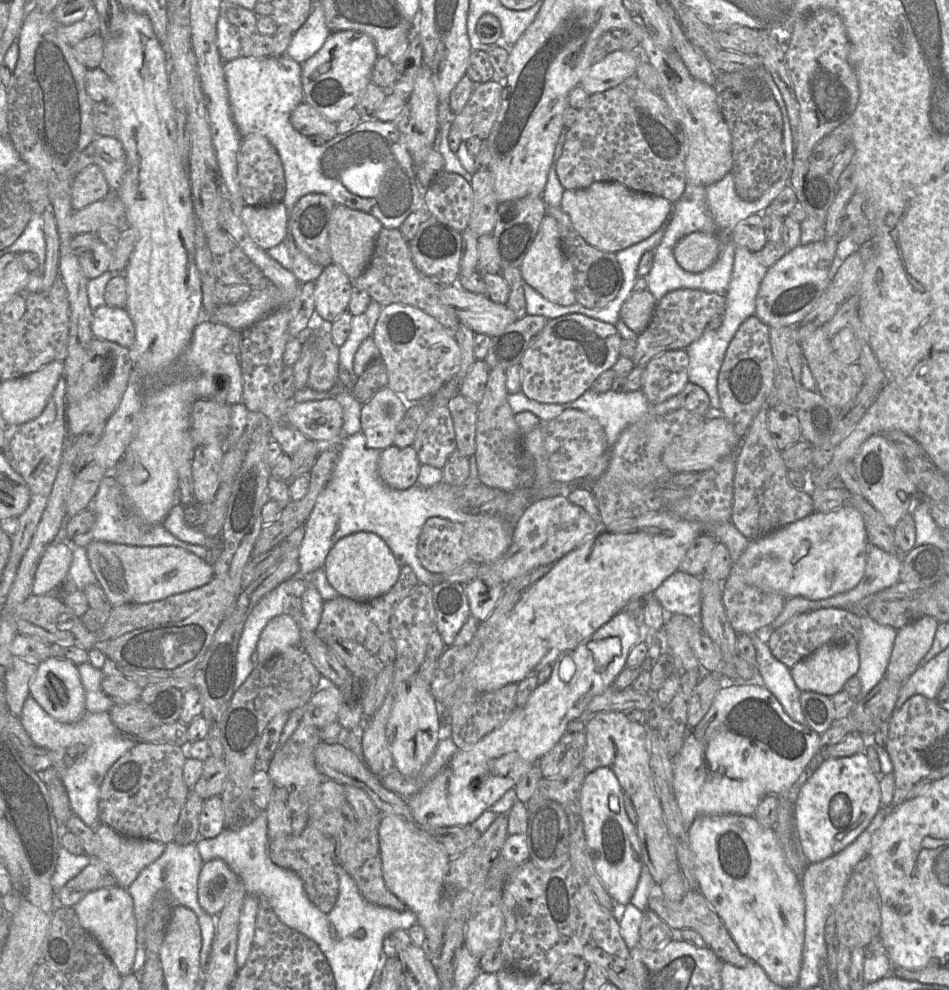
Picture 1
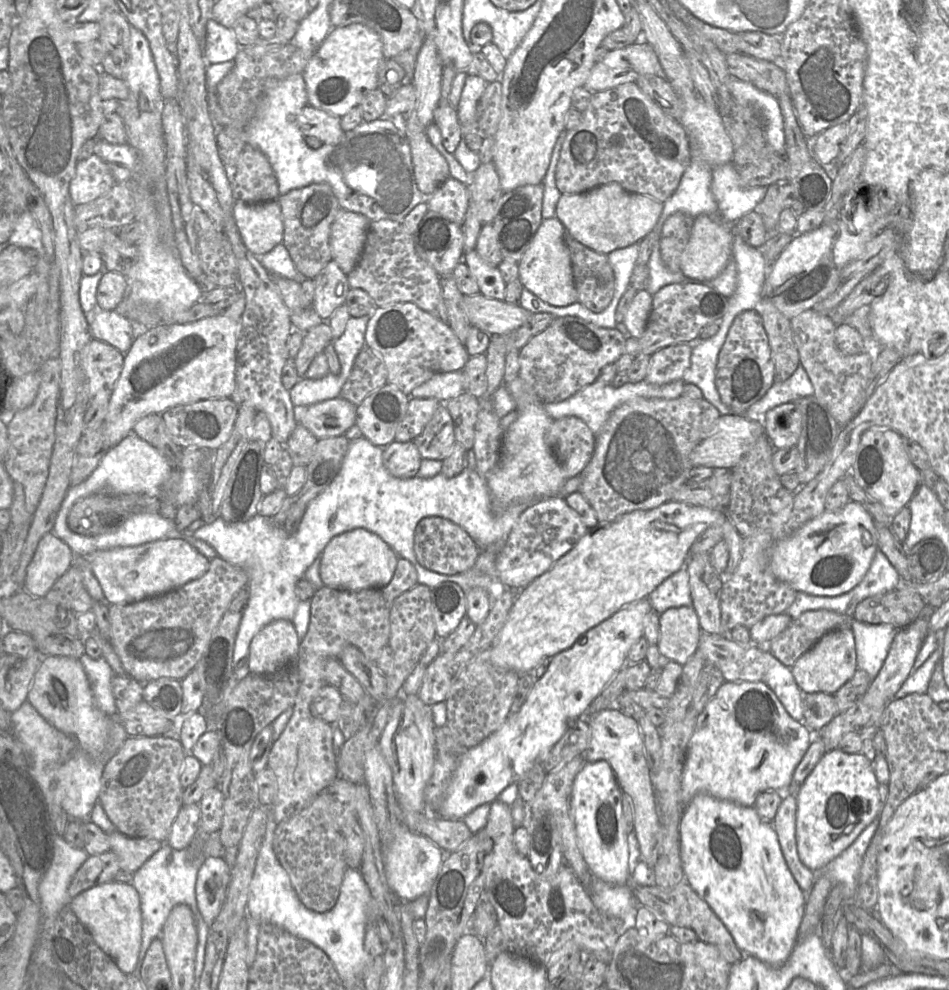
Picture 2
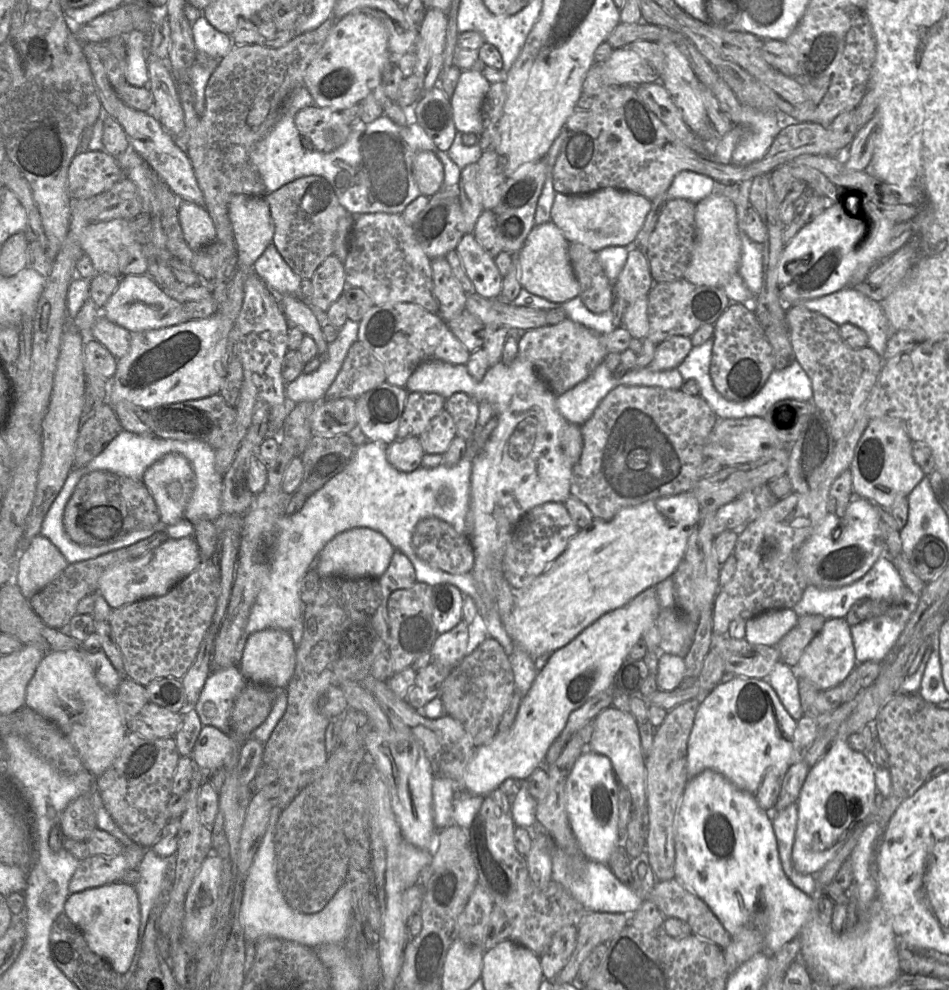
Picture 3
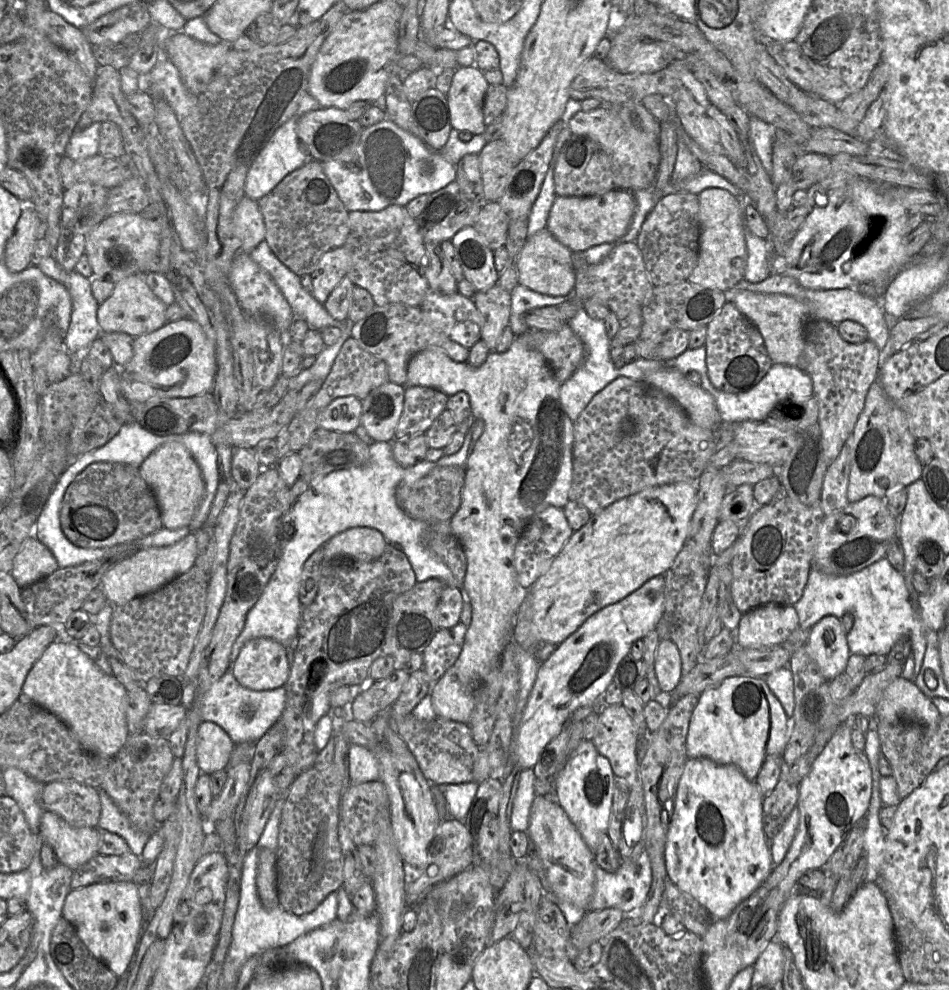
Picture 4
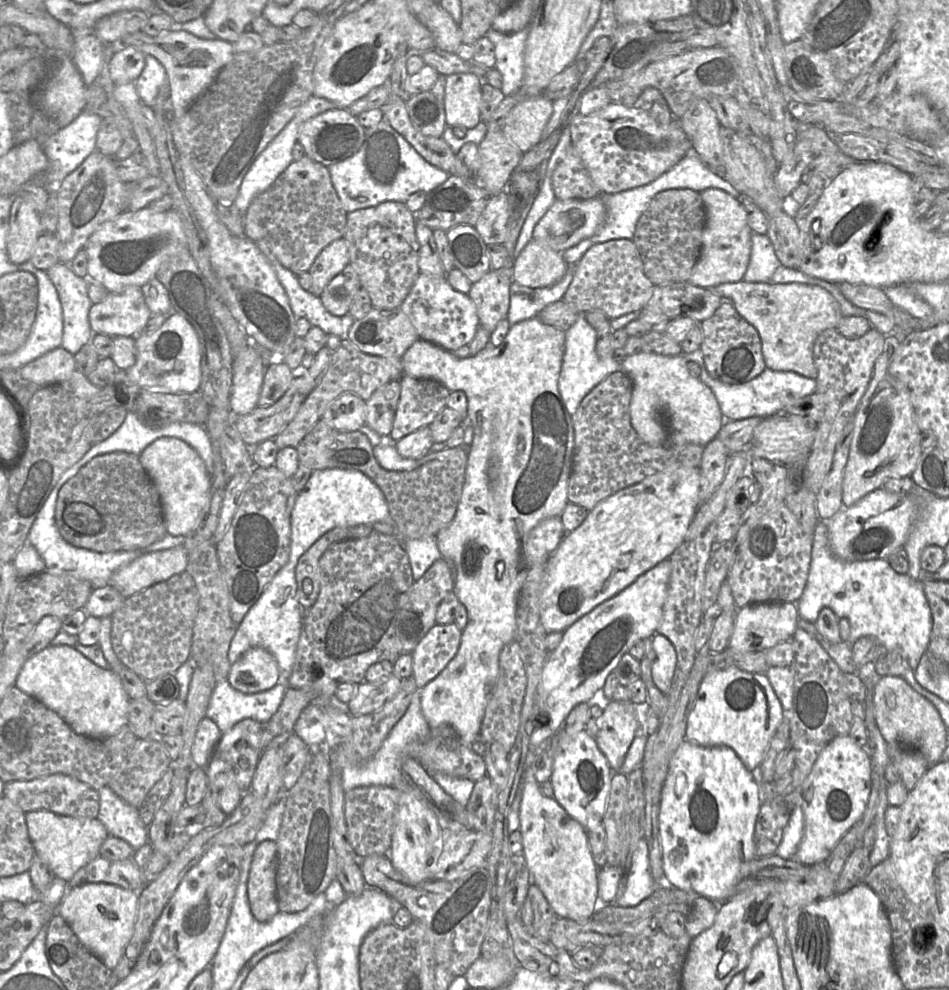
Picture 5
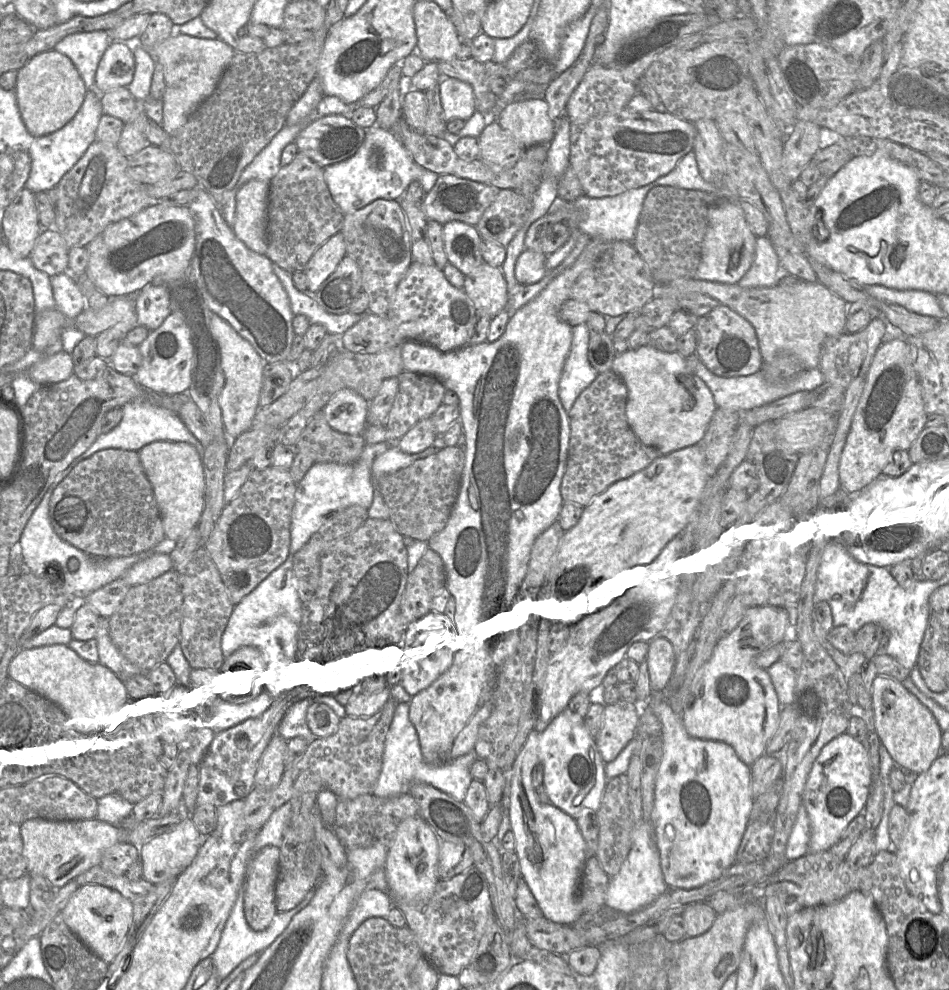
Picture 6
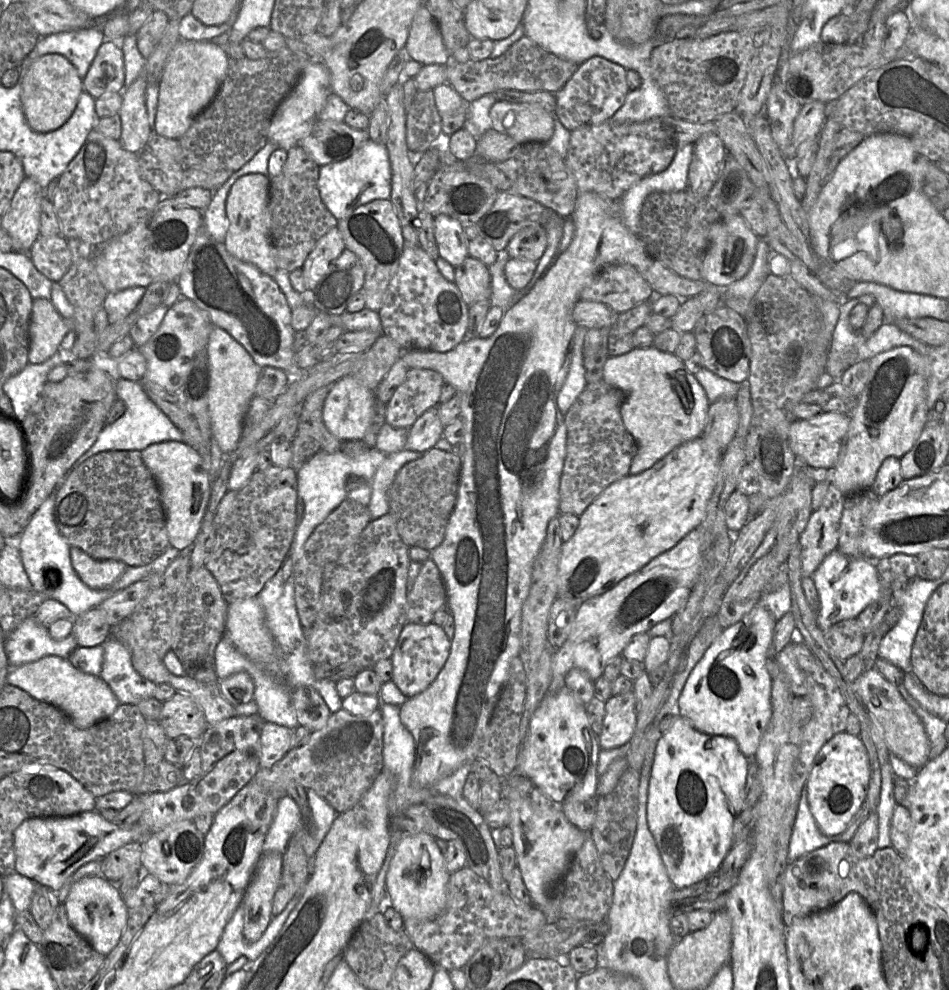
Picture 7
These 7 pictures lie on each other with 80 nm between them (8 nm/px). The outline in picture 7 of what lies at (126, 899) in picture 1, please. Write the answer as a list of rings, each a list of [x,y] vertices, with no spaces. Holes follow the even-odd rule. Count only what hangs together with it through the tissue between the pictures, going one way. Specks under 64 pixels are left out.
[[[101,875],[84,877],[68,887],[63,905],[70,925],[97,952],[107,956],[116,947],[129,916],[129,909],[116,885]]]

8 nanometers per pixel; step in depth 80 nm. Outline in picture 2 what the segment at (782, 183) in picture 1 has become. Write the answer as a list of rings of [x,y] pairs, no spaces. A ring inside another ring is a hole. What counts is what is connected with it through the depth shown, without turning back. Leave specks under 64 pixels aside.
[[[730,162],[713,169],[711,189],[720,217],[733,226],[747,213],[755,210],[764,199],[767,187],[744,186]]]

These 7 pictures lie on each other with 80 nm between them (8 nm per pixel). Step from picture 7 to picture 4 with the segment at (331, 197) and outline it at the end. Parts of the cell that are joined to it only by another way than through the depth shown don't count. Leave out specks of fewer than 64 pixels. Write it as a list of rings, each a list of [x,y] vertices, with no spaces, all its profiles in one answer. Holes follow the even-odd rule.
[[[386,118],[363,128],[359,141],[335,159],[320,162],[345,208],[351,211],[378,212],[390,205],[406,206],[421,194],[430,195],[456,180],[456,165],[447,161],[442,152],[429,148],[420,138]]]

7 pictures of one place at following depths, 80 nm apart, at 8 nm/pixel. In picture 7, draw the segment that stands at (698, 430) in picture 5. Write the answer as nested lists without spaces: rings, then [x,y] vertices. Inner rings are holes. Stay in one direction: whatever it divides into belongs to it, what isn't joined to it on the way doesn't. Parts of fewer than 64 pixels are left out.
[[[652,346],[609,357],[602,381],[625,395],[621,417],[637,444],[631,475],[644,472],[678,446],[703,435],[711,403],[704,388],[674,353],[665,353]]]

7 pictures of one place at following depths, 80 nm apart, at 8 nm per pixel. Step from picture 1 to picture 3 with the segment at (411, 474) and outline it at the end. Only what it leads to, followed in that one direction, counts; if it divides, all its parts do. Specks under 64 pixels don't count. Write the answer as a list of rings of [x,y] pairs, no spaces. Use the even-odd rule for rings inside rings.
[[[419,437],[396,439],[386,447],[389,463],[398,471],[405,473],[421,467],[424,454]]]

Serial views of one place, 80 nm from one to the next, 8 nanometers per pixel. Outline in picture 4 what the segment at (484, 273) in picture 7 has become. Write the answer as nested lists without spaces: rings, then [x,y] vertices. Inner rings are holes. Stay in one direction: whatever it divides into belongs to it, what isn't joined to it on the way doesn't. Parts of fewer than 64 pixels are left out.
[[[497,284],[487,291],[476,291],[473,301],[482,318],[481,339],[490,351],[495,351],[500,336],[509,326],[511,293]]]

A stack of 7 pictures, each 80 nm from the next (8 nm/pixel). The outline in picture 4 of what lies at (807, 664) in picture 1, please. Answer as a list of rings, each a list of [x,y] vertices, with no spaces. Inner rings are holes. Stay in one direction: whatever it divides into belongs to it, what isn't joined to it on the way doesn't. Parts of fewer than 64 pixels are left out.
[[[830,615],[823,617],[810,630],[806,650],[829,681],[846,670],[851,655],[847,635],[841,620]]]

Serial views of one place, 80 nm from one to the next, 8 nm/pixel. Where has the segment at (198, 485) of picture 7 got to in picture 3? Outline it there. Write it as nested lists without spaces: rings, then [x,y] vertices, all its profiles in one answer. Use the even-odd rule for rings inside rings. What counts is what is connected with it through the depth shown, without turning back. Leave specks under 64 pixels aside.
[[[178,453],[164,455],[147,468],[142,481],[152,494],[165,526],[184,518],[194,489],[193,469],[184,456]]]

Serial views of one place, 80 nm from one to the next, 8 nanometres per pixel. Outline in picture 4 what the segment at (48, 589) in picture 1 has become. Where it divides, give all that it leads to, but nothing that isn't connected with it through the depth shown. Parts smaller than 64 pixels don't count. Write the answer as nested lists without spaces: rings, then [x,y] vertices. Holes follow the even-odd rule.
[[[33,535],[22,544],[14,558],[11,575],[23,589],[59,569],[52,552]]]

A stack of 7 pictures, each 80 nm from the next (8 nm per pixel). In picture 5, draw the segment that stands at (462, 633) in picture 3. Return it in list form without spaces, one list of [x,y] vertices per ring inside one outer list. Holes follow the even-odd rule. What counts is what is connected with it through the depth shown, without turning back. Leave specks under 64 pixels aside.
[[[435,624],[411,653],[418,691],[432,681],[458,651],[462,631],[454,624]]]

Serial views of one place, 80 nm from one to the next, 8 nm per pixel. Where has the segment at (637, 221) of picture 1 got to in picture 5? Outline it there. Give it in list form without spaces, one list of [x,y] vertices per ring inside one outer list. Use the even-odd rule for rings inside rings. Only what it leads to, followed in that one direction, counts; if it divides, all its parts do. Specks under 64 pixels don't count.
[[[599,197],[587,200],[556,199],[535,226],[532,240],[547,245],[557,252],[564,252],[581,241],[592,237],[603,225],[605,218],[606,207]]]

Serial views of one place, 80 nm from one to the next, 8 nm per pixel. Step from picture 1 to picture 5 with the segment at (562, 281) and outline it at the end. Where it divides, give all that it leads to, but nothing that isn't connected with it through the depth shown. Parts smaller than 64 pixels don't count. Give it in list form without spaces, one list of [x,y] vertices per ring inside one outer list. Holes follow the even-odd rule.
[[[531,240],[514,262],[512,279],[529,288],[544,288],[560,281],[568,269],[562,252]]]

